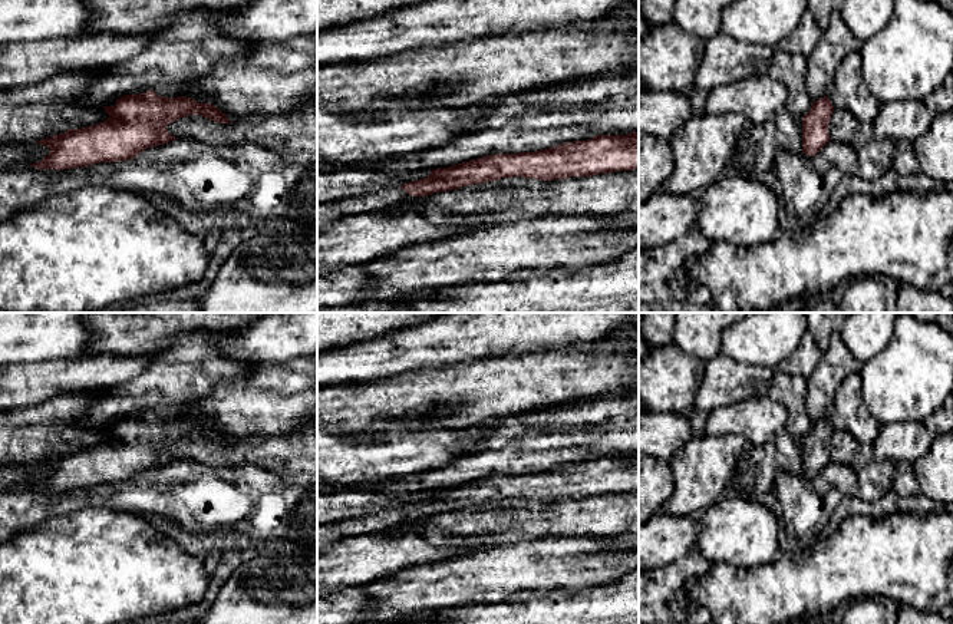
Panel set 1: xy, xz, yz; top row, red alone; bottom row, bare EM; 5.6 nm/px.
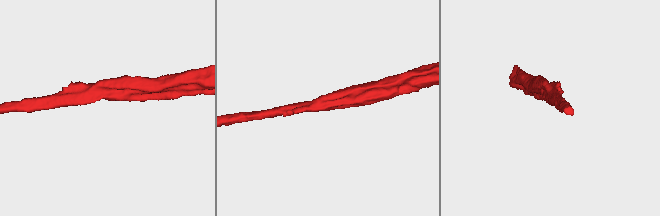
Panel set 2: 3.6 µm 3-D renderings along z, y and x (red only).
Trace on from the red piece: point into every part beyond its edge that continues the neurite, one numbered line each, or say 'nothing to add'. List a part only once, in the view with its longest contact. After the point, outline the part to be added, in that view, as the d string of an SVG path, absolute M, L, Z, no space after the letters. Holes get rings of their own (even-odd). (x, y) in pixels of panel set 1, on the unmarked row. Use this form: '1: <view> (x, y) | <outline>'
1: xz (382, 521) | M390 508L367 516L320 525L317 526L317 541L337 541L346 536L386 532L392 526L415 519L419 518L409 516L399 508Z

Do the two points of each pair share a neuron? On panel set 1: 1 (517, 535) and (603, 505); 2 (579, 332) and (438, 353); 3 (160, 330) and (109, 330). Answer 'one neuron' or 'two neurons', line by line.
1: one neuron
2: one neuron
3: one neuron

